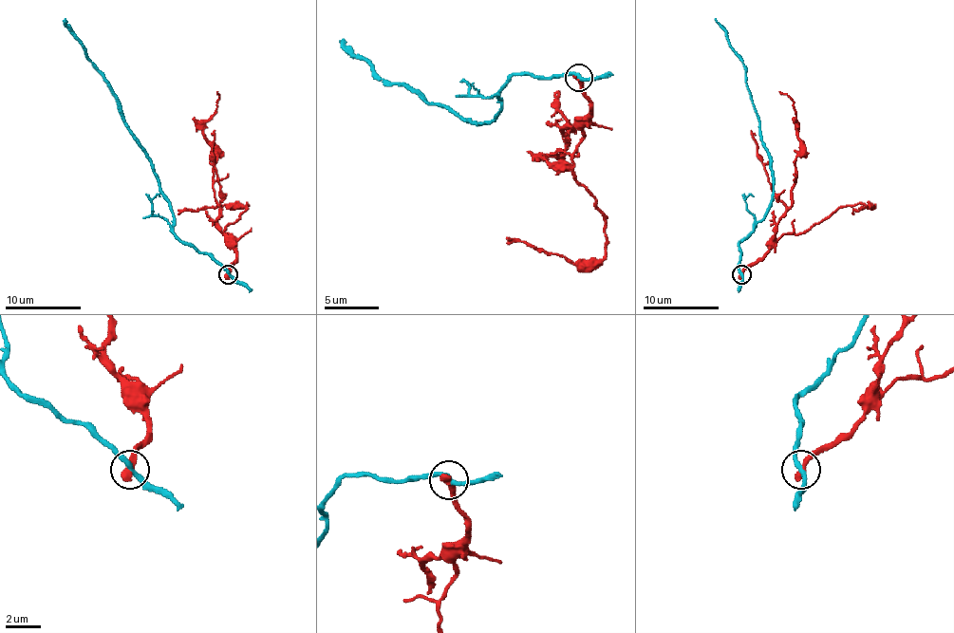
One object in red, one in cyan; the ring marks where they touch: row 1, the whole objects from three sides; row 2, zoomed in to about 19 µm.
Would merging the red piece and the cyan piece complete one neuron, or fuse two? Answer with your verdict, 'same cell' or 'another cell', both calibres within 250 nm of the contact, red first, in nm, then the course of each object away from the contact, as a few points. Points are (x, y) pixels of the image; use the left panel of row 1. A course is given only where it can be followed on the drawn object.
another cell; calibres 460 and 280 nm; course red (228, 274), (235, 261), (235, 244), (224, 229), (247, 204), (178, 214); course cyan (228, 274), (173, 231), (175, 217), (152, 160), (123, 118), (110, 83), (65, 19)

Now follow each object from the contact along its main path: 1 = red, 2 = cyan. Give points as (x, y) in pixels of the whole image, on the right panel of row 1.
1: (741, 274), (783, 234), (800, 234), (840, 208), (869, 206), (851, 214)
2: (741, 274), (739, 242), (762, 217), (772, 198), (772, 160), (745, 83), (745, 66), (715, 19)

